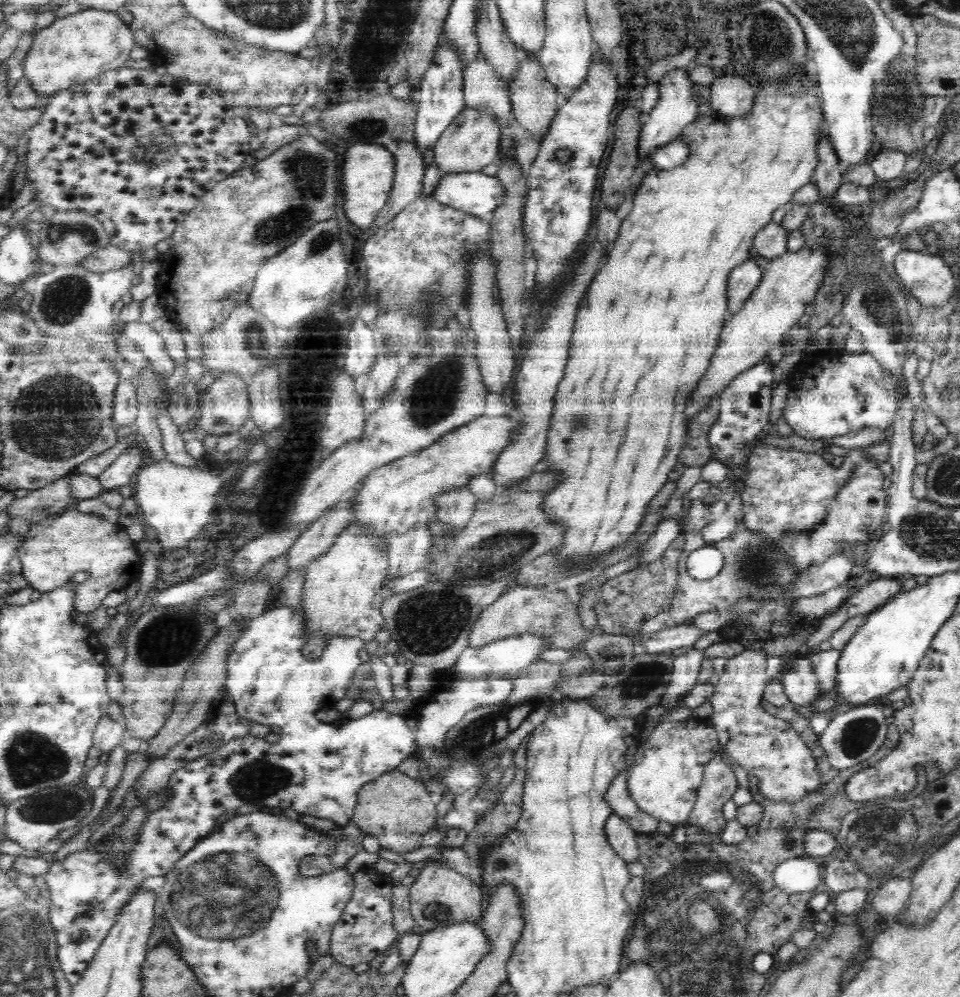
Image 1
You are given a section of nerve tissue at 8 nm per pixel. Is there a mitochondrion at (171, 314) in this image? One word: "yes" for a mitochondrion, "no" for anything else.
no

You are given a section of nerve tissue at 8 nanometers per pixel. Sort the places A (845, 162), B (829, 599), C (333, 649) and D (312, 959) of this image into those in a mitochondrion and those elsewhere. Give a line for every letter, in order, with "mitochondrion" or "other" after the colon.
A: other
B: other
C: other
D: other

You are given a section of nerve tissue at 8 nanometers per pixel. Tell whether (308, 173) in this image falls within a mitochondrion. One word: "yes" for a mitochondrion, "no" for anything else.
yes

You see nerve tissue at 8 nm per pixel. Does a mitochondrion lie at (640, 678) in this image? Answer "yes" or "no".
yes

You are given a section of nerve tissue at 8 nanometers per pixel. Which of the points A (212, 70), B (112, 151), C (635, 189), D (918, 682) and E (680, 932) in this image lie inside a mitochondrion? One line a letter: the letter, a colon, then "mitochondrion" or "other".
A: other
B: other
C: other
D: other
E: mitochondrion

